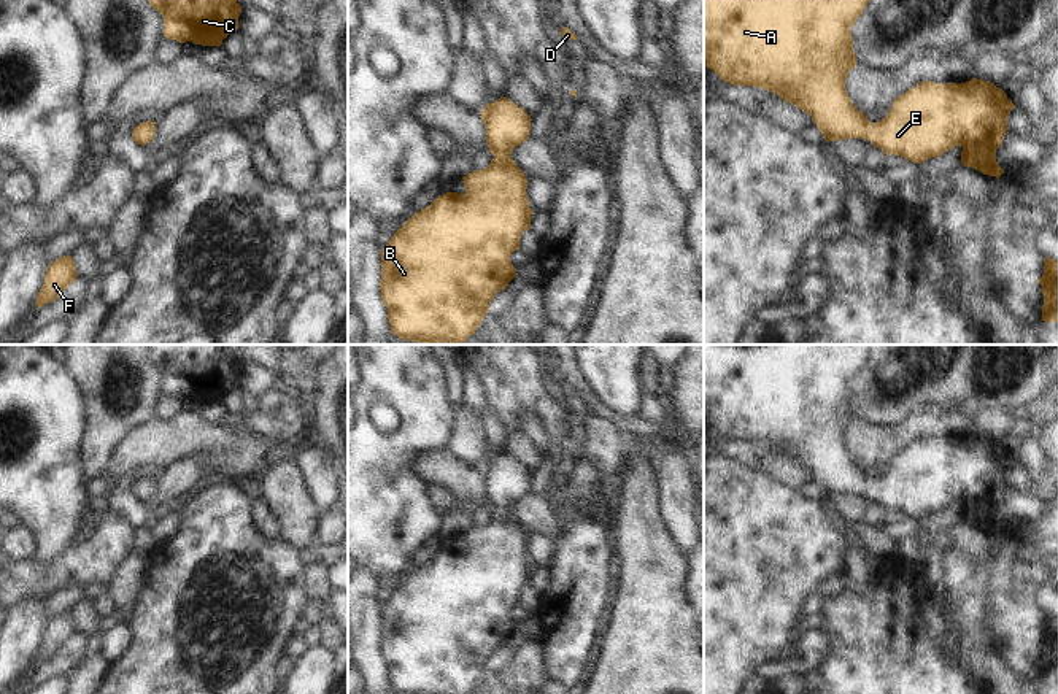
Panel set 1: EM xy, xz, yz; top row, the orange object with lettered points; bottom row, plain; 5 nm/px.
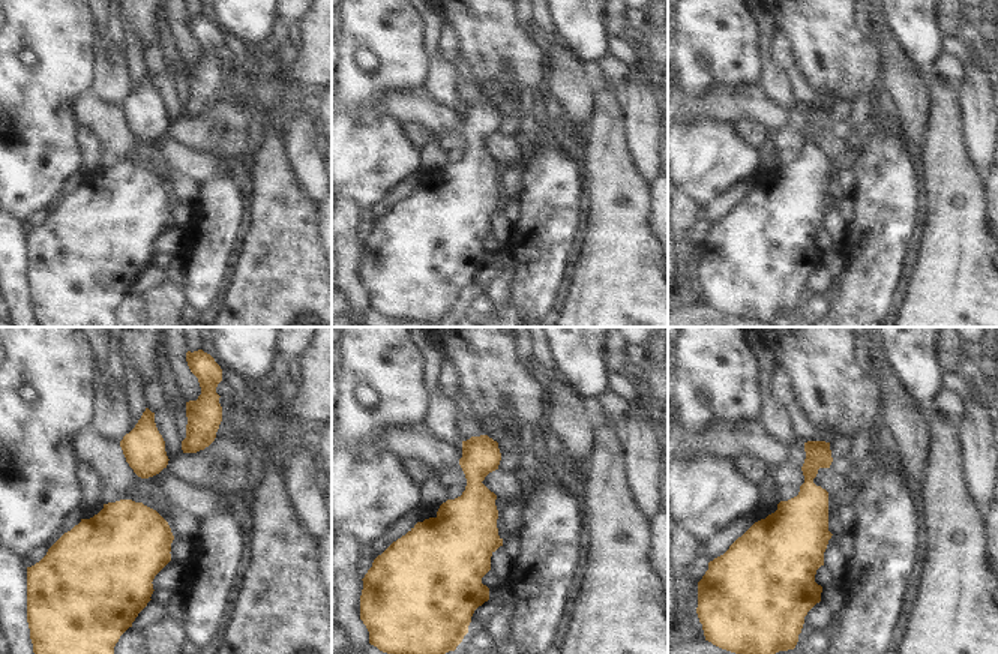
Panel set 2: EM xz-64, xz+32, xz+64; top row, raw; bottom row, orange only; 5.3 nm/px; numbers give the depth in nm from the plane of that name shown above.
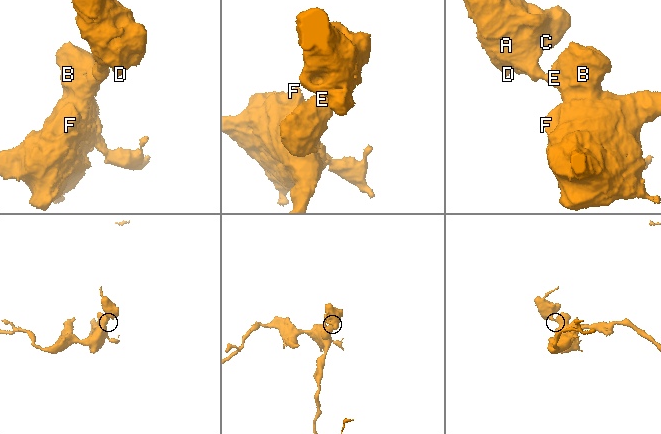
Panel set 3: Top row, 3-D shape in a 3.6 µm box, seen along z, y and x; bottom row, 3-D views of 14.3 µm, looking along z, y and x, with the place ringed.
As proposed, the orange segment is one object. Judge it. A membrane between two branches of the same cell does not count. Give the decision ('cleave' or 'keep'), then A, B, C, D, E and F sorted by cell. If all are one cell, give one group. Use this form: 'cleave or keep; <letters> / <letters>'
keep; A B C D E F

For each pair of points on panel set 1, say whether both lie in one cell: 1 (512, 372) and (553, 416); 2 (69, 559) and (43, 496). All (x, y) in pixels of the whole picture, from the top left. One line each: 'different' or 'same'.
1: same
2: different

